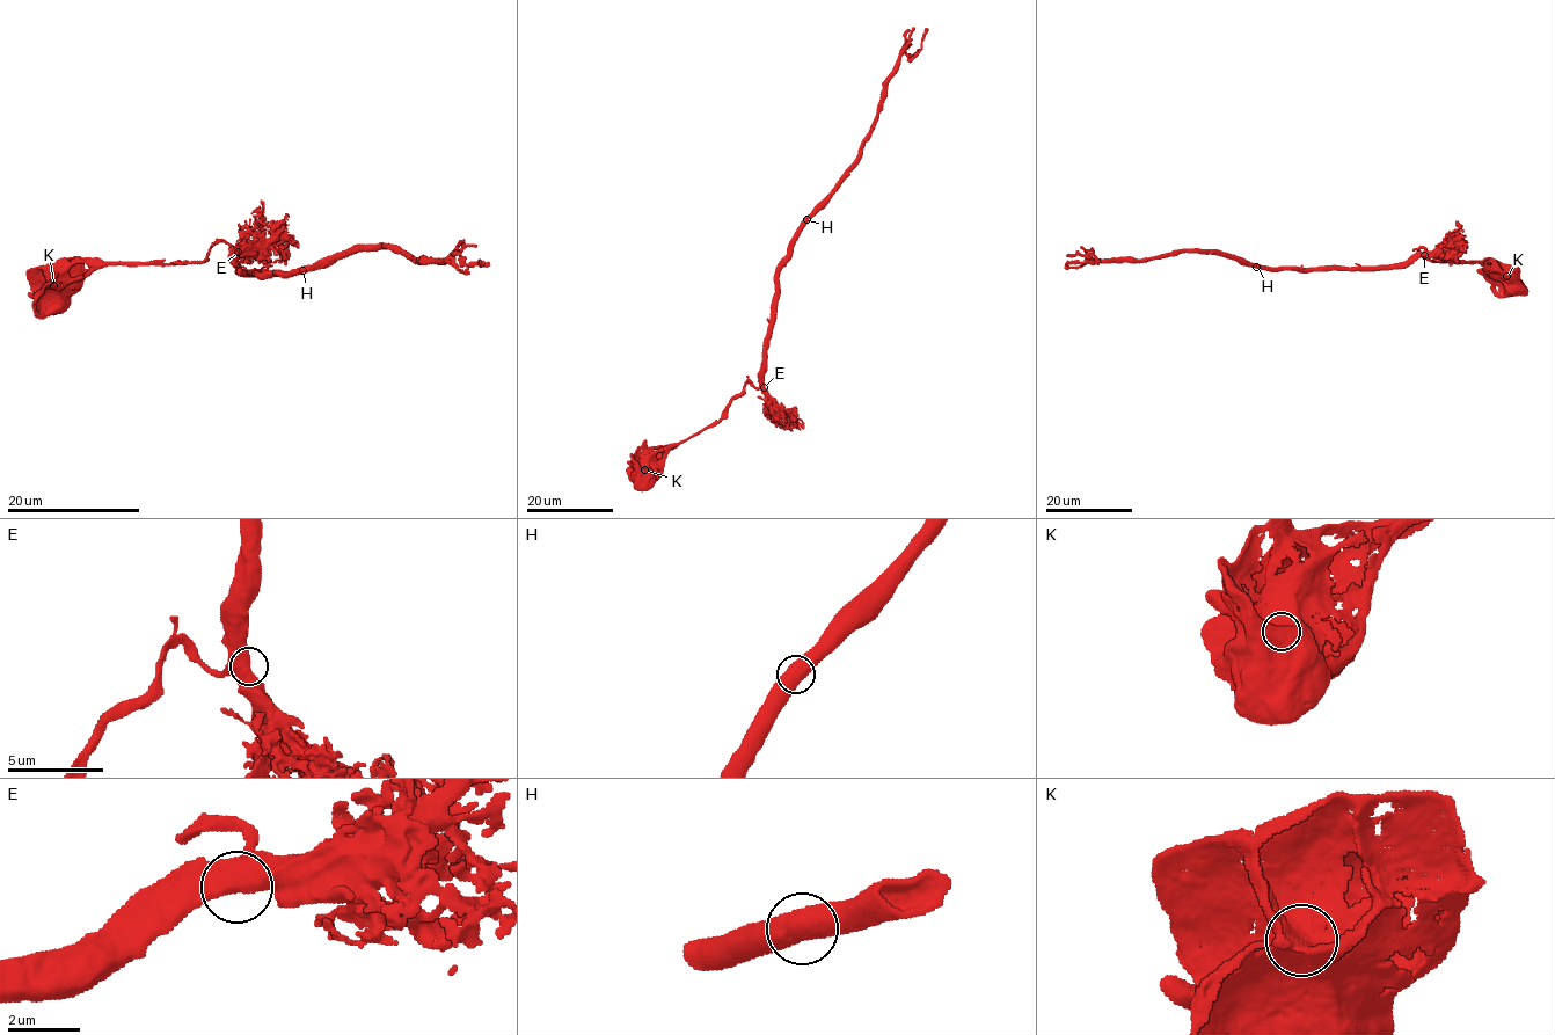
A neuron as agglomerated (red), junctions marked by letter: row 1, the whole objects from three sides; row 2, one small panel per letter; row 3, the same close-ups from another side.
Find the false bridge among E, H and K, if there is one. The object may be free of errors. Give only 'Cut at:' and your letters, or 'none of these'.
Cut at: none of these

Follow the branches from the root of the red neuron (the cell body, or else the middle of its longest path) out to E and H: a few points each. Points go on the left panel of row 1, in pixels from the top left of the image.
E: (57, 298), (64, 297), (80, 277), (102, 265), (202, 262), (216, 242), (225, 242), (238, 252)
H: (57, 298), (102, 265), (202, 262), (216, 242), (230, 246), (231, 259), (242, 272), (303, 270)

